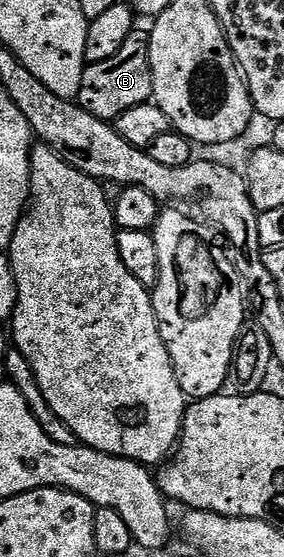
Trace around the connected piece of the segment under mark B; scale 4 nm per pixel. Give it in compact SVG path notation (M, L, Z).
M135 28L124 40L124 48L116 52L116 56L108 60L91 62L82 74L78 105L92 116L113 120L128 112L128 108L136 108L140 104L151 101L154 92L152 72L150 71L150 35L145 29Z

